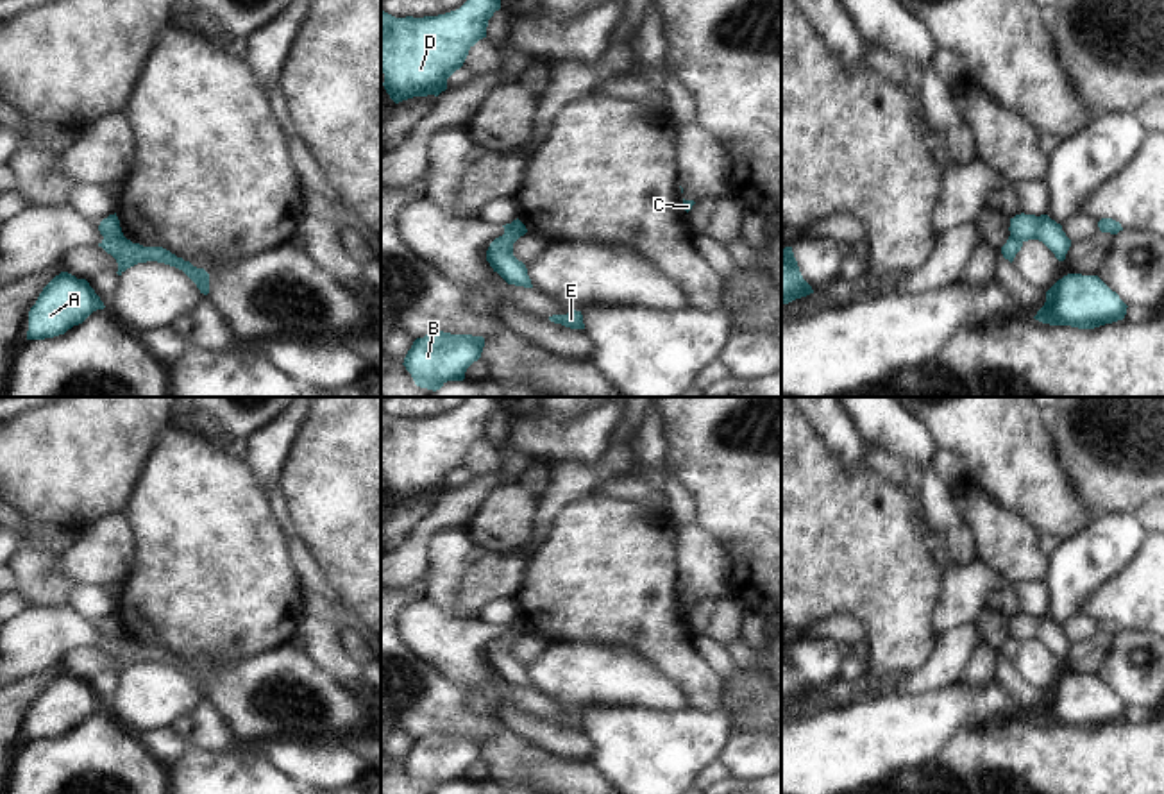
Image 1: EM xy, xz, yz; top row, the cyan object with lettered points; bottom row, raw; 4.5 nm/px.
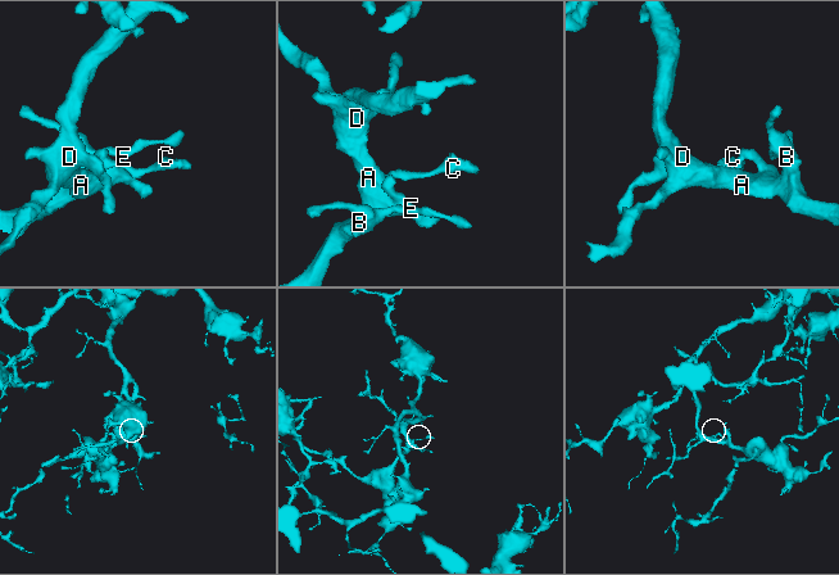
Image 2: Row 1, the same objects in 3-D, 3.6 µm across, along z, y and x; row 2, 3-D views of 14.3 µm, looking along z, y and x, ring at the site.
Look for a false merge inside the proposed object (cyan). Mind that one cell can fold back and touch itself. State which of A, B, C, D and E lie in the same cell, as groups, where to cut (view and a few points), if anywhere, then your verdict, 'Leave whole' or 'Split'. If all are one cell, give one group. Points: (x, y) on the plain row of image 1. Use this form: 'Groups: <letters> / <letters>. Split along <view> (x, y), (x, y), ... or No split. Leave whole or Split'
Groups: A B D E / C. Split along xy (122, 635), (104, 639). Split

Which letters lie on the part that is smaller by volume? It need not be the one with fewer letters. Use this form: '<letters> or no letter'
C

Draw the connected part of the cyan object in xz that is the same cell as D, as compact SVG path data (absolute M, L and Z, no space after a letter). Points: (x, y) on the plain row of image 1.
M470 397L460 410L424 418L395 418L381 410L381 472L384 490L399 504L413 497L438 497L447 479L463 467L468 451L486 438L488 420L501 410L499 397Z

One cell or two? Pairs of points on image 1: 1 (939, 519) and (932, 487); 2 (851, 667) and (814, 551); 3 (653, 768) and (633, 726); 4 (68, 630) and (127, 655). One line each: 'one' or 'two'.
1: one
2: two
3: one
4: one

